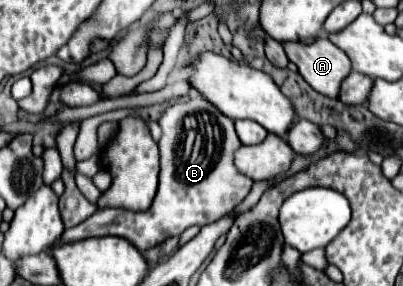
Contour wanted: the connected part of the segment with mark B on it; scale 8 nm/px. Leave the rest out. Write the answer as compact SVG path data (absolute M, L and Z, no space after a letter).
M196 94L188 102L170 106L160 118L160 126L164 132L158 142L160 146L160 188L158 188L158 194L152 206L144 212L128 212L124 208L96 210L88 220L80 222L74 228L64 230L64 236L60 238L60 242L74 242L74 240L84 240L92 236L120 236L132 242L140 252L146 252L148 248L164 242L166 238L180 236L190 226L206 226L206 224L220 220L248 196L252 188L252 180L248 176L242 176L232 164L232 154L236 152L236 148L240 148L234 122L228 116L224 116L220 110L216 110L216 106L208 104L200 94Z

